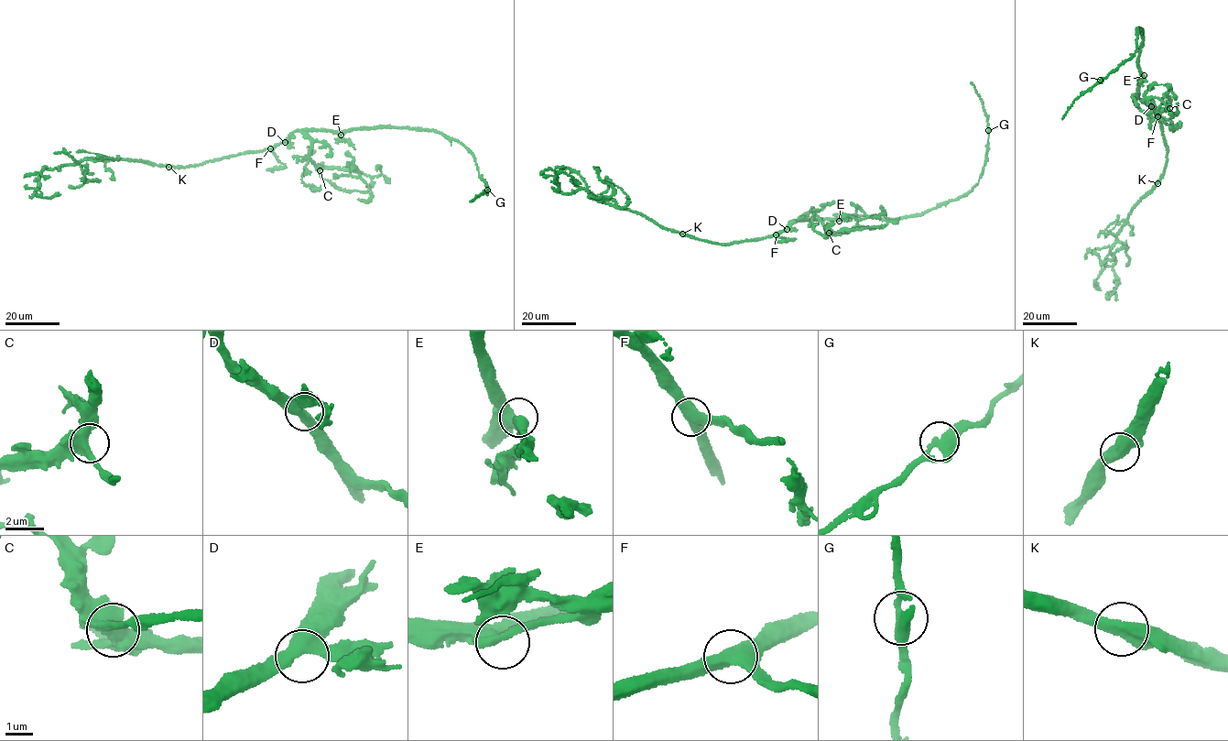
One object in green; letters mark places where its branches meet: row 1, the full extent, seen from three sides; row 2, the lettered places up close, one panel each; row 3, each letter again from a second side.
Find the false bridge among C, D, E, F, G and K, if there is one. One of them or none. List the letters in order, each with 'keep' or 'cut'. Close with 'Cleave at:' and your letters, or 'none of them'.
C: keep
D: keep
E: keep
F: keep
G: keep
K: keep
Cleave at: none of them

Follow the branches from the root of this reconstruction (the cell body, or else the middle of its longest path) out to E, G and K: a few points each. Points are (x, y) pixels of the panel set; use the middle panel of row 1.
E: (786, 227), (794, 221), (839, 221)
G: (786, 227), (789, 223), (804, 220), (918, 216), (968, 193), (982, 172), (988, 130)
K: (786, 227), (766, 237), (727, 244), (699, 240), (682, 234)

